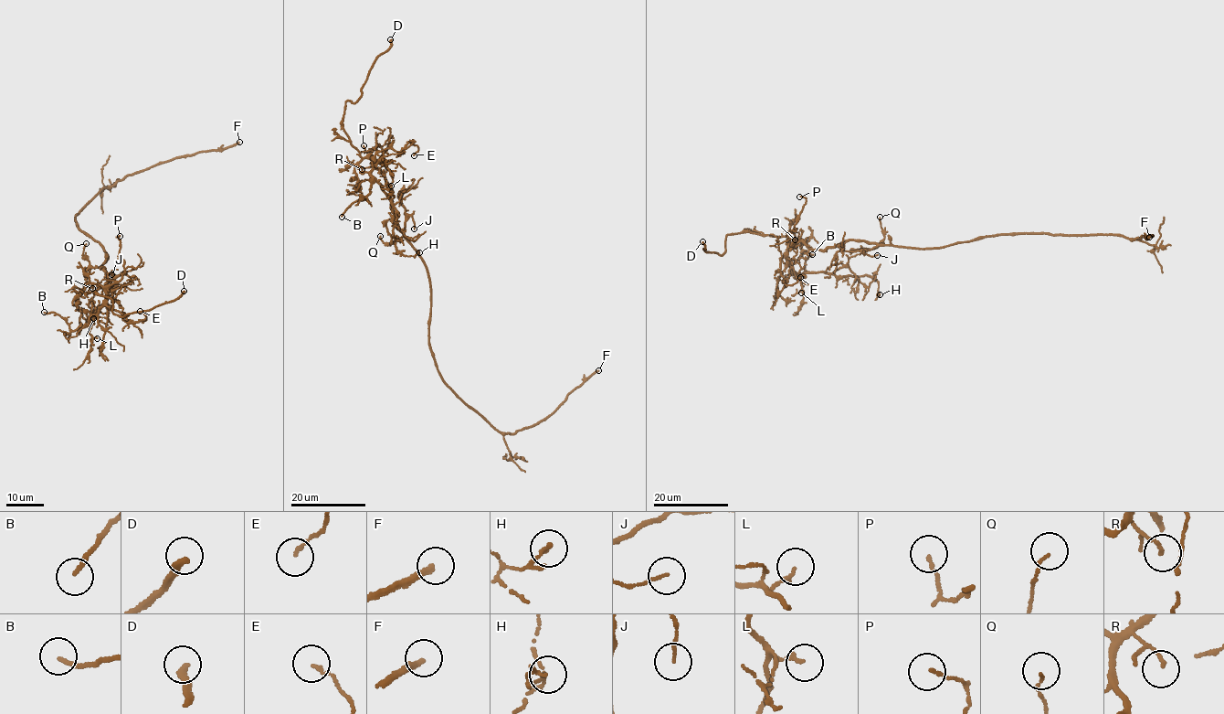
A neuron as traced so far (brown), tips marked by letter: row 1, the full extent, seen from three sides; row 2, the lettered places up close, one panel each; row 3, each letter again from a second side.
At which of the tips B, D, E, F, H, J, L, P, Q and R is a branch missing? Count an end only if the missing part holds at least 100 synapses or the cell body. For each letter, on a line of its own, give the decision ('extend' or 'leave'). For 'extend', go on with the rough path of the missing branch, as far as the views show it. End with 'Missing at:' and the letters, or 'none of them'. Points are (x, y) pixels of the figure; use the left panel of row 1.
B: leave
D: extend
E: leave
F: extend
H: leave
J: leave
L: leave
P: leave
Q: leave
R: leave
Missing at: D, F

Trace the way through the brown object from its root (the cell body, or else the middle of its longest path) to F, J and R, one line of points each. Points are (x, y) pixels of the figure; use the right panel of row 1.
F: (945, 246), (1005, 234), (1108, 234), (1134, 239), (1153, 235), (1148, 235), (1147, 239), (1149, 237)
J: (945, 246), (912, 249), (880, 245), (864, 253), (871, 256), (877, 255)
R: (945, 246), (908, 248), (851, 239), (811, 250), (802, 241), (792, 244), (787, 238), (789, 234), (795, 239)

